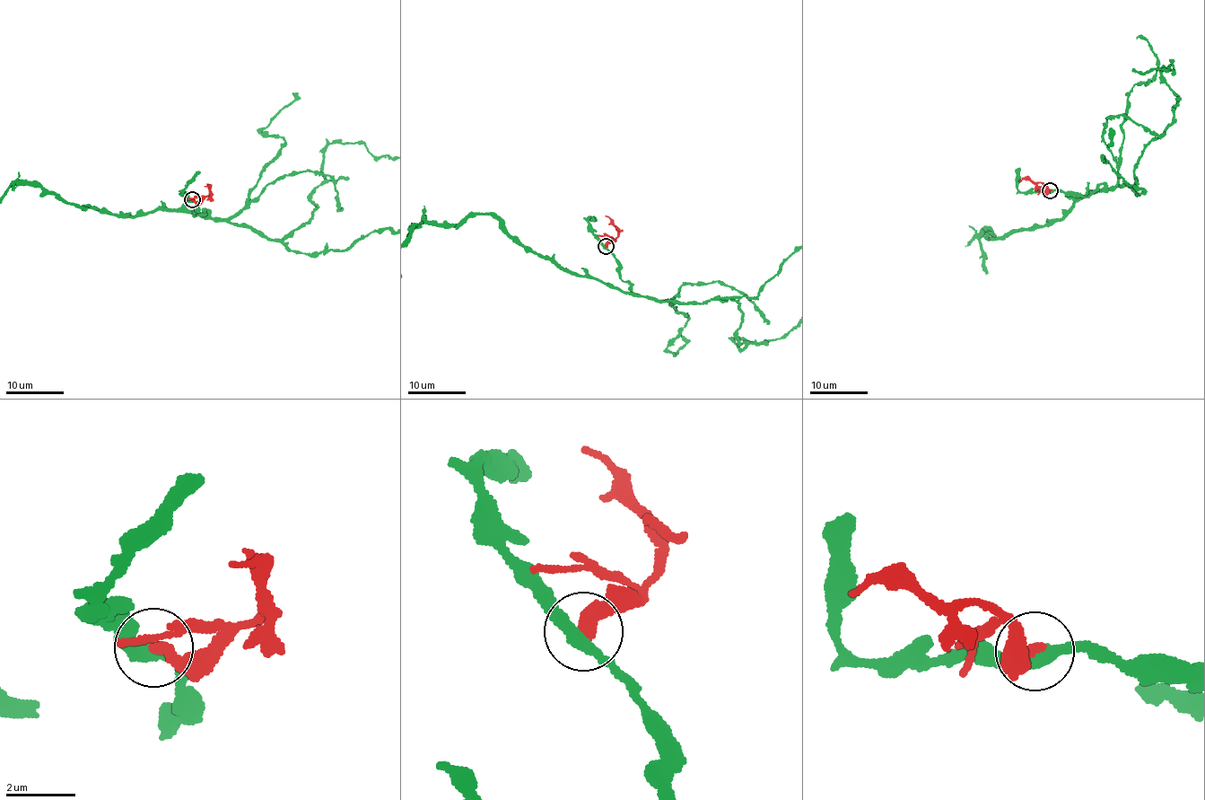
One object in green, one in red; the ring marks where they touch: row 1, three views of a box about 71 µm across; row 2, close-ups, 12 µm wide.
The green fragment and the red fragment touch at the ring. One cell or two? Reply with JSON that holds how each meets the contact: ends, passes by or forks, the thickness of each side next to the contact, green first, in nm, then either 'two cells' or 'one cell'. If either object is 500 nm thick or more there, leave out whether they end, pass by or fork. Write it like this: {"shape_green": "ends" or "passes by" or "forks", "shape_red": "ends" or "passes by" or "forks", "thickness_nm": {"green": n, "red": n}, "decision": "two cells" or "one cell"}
{"shape_green": "passes by", "shape_red": "ends", "thickness_nm": {"green": 360, "red": 400}, "decision": "two cells"}

